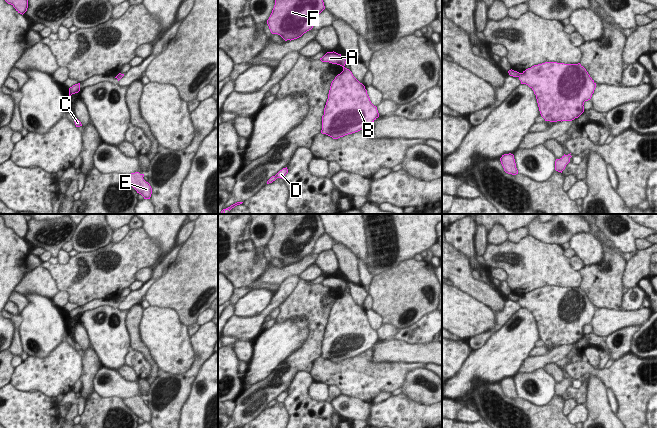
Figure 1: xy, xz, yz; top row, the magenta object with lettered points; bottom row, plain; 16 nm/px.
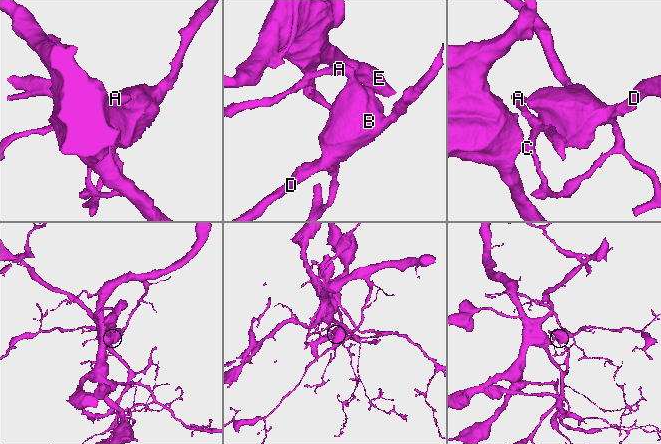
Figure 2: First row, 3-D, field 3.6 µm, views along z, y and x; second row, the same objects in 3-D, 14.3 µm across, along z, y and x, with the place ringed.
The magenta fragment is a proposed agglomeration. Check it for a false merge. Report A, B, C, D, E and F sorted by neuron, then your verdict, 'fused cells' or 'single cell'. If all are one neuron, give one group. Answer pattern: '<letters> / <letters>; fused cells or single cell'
A C E F / B D; fused cells

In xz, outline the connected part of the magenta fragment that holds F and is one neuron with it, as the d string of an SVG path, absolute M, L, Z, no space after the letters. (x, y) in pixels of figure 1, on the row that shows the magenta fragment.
M275 0L275 5L267 24L272 34L280 35L285 41L291 41L311 30L316 17L324 9L323 0Z

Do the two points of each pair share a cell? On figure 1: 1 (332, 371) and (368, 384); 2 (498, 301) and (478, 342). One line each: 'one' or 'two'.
1: one
2: two

